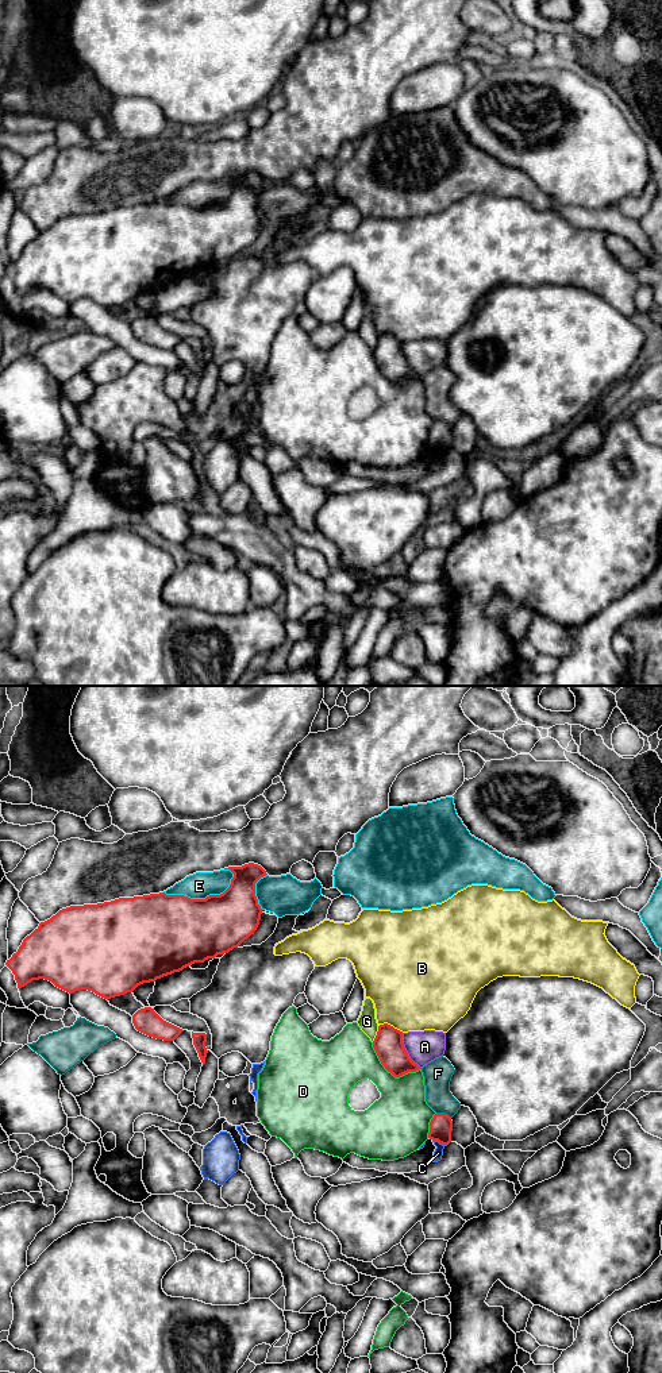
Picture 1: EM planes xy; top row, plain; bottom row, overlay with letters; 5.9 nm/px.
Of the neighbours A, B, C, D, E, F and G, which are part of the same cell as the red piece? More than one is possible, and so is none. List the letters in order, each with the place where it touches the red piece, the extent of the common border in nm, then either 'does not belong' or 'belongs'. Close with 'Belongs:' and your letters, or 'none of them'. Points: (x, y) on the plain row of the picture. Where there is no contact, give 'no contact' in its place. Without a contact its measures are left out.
A: xy (405, 359) | 240 nm | does not belong
B: xy (389, 334) | 160 nm | does not belong
C: xy (439, 451) | 90 nm | does not belong
D: xy (391, 381) | 340 nm | does not belong
E: xy (201, 208) | 440 nm | does not belong
F: xy (443, 423) | 90 nm | does not belong
G: xy (377, 343) | 100 nm | does not belong
Belongs: none of them

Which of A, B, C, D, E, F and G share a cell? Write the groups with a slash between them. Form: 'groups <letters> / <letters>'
groups A / B / C / D / E / F / G

